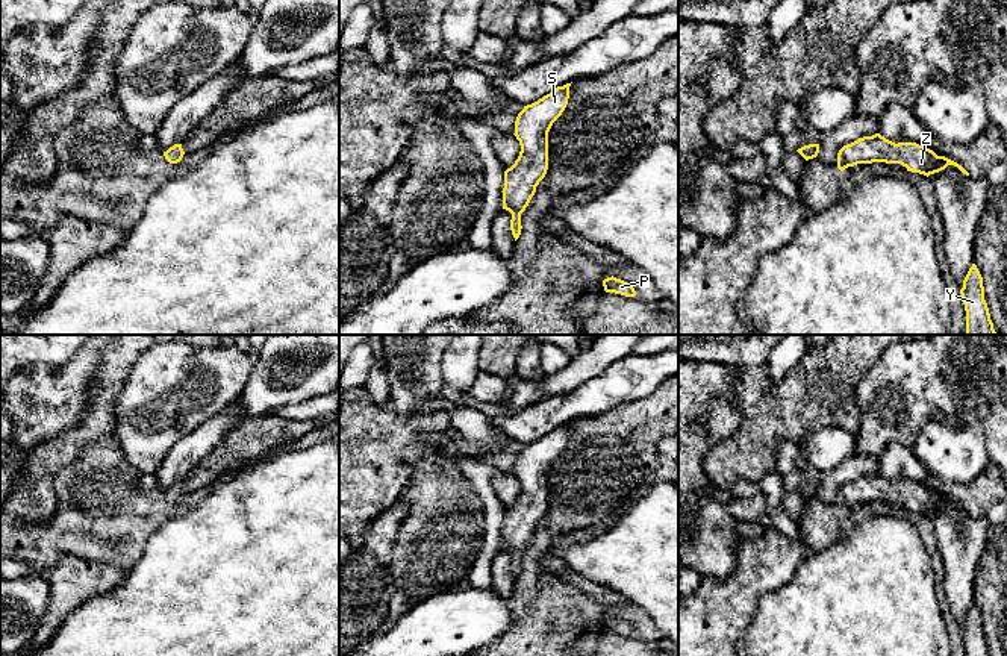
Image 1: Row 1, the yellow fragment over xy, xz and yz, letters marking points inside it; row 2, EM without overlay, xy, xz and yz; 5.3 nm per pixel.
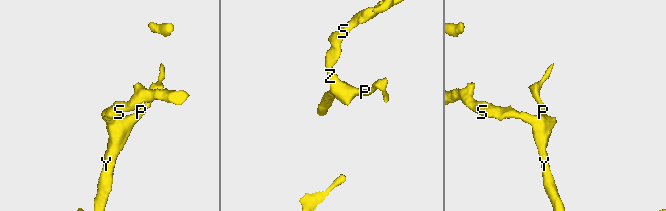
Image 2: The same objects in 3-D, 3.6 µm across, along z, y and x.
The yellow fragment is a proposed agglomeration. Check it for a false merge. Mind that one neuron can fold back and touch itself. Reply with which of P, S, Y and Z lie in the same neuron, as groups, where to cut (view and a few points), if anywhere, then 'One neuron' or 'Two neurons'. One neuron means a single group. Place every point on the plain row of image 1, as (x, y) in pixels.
Groups: P S Y Z. No split. One neuron

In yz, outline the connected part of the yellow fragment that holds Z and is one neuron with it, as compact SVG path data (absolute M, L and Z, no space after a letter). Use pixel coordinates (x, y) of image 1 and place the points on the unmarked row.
M880 473L859 477L857 480L843 485L837 492L837 508L840 511L857 503L872 501L901 503L907 511L919 512L927 517L945 509L948 504L954 504L963 514L969 515L962 504L945 495L937 495L924 485L916 482L895 483Z

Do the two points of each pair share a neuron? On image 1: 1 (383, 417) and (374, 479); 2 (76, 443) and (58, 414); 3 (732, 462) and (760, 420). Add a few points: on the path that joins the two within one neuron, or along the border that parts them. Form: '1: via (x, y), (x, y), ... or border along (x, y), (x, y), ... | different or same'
1: via (382, 432), (382, 464) | same
2: border along (90, 400), (84, 417), (74, 426), (37, 446) | different
3: via (742, 452), (760, 431) | same

